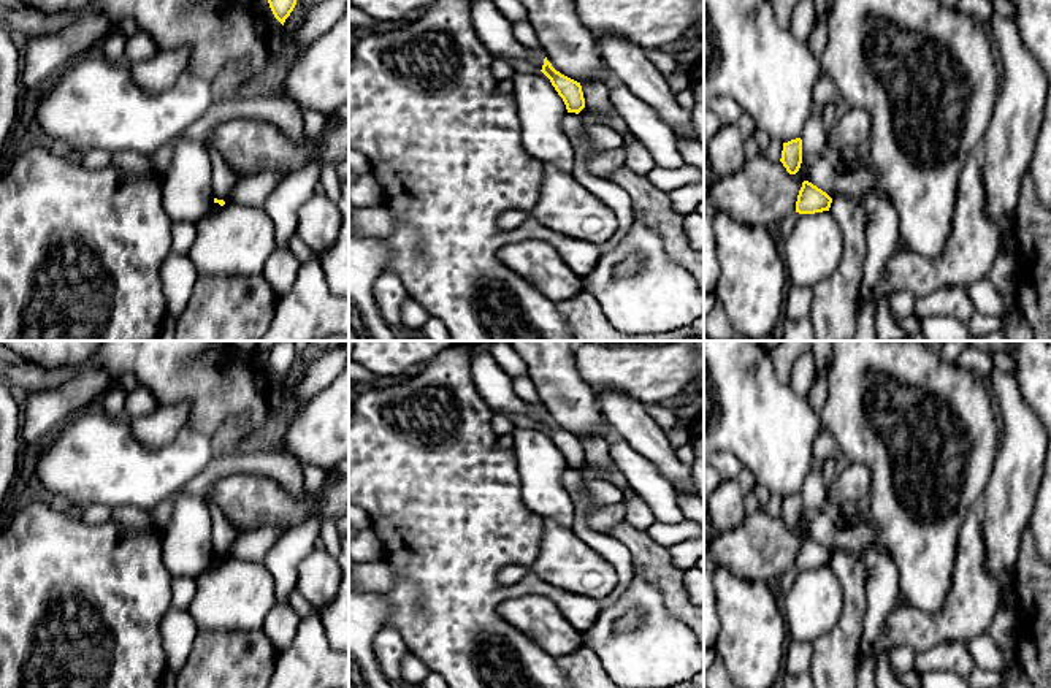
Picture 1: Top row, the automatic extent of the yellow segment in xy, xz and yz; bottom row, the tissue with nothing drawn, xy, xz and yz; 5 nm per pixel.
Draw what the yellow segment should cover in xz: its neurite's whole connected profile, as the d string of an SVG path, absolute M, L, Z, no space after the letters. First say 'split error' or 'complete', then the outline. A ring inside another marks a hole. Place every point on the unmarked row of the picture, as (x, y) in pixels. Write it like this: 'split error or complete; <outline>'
complete; M547 412L544 414L544 420L541 426L550 434L552 441L563 453L568 468L579 469L585 463L585 453L580 438L556 426L552 422L552 419L547 415Z

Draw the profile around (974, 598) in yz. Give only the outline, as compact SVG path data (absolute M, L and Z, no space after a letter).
M970 507L957 536L957 552L950 593L940 612L927 613L900 602L900 594L891 613L886 617L872 650L877 655L889 653L899 645L910 645L915 653L923 653L932 647L969 640L984 634L1000 609L1000 587L986 569L984 542L981 533L981 517L978 507Z

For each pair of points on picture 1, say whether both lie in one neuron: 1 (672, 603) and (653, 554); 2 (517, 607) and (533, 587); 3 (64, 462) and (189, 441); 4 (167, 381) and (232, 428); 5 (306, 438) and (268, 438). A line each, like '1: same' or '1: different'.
1: same
2: different
3: same
4: different
5: different

